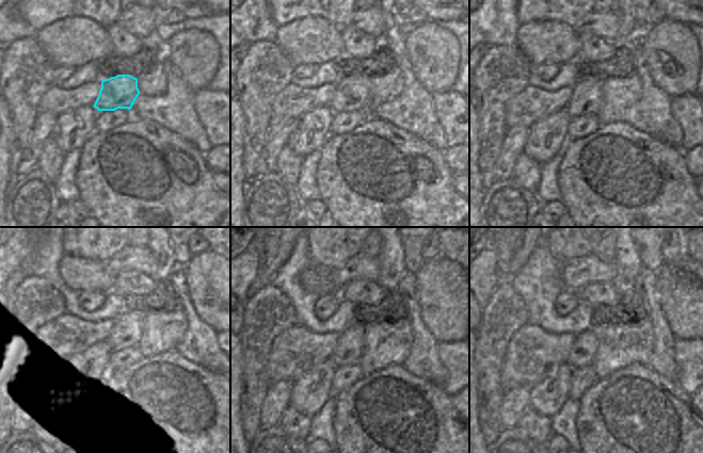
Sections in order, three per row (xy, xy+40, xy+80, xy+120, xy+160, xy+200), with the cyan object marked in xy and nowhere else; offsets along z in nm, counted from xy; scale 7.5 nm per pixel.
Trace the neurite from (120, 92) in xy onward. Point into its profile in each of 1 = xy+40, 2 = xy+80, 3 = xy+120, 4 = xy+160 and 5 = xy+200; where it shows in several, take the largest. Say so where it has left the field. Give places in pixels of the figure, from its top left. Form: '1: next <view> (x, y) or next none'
1: next xy+40 (353, 93)
2: next xy+80 (587, 99)
3: next xy+120 (100, 352)
4: next xy+160 (348, 349)
5: next xy+200 (581, 354)

